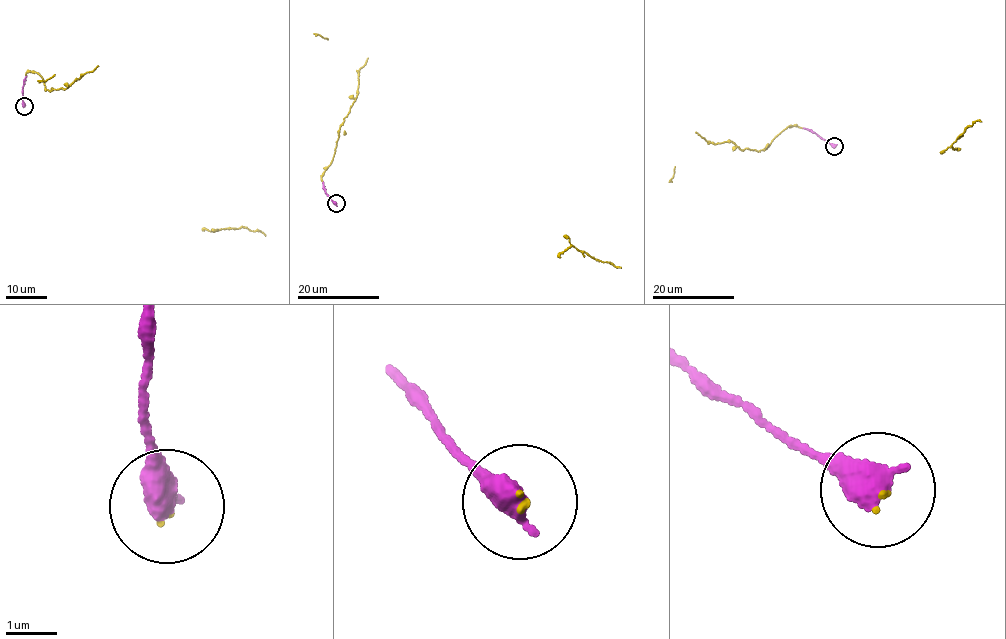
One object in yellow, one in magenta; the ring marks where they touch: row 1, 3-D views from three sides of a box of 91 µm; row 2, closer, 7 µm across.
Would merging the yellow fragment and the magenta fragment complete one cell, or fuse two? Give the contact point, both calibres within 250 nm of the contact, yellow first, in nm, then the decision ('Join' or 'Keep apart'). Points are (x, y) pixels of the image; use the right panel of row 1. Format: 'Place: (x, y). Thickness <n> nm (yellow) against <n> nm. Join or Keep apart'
Place: (834, 146). Thickness 60 nm (yellow) against 550 nm. Join

